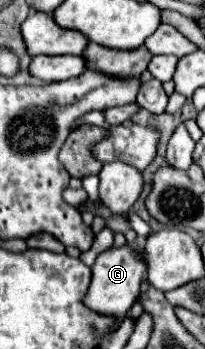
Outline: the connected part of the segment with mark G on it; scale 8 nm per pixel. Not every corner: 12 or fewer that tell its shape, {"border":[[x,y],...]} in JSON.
{"border":[[128,245],[92,265],[82,303],[116,331],[138,299],[146,263]]}

